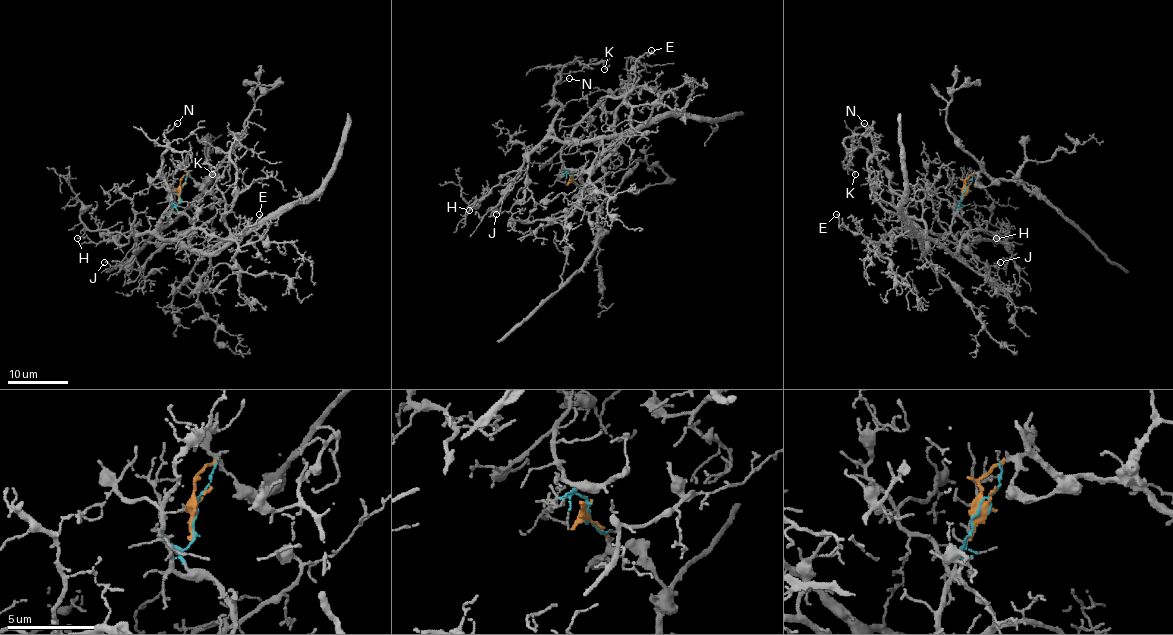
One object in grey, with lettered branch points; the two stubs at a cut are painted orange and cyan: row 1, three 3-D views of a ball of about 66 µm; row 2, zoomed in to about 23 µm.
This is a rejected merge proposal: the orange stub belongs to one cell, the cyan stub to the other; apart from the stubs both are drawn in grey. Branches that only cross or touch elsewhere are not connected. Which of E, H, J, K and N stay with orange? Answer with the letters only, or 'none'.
none

